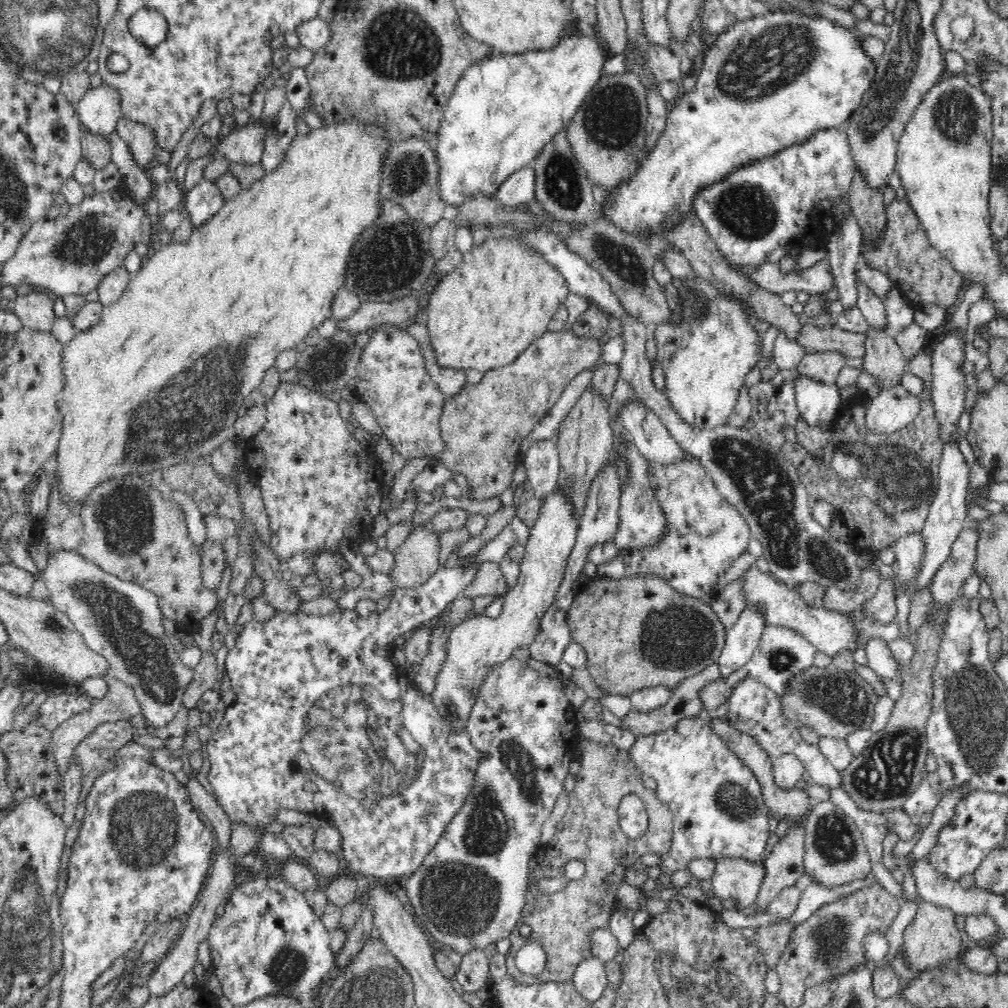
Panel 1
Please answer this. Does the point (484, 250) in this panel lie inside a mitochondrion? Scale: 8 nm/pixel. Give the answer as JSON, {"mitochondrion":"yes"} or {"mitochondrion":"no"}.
{"mitochondrion":"no"}

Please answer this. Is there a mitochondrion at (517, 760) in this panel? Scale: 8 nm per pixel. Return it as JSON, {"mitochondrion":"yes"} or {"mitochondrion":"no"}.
{"mitochondrion":"yes"}

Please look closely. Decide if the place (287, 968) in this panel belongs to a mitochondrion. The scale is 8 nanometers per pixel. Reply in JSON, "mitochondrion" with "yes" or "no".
{"mitochondrion":"yes"}

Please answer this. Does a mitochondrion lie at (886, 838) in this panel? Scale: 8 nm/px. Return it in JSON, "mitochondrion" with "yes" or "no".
{"mitochondrion":"no"}

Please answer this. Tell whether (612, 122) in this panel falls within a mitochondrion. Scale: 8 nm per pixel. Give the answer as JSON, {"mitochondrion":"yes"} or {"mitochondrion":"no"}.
{"mitochondrion":"yes"}

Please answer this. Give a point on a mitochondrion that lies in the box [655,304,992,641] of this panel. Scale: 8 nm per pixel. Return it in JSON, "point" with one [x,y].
{"point":[764,484]}

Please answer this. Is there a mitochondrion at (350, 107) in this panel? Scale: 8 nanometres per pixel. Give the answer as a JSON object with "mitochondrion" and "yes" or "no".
{"mitochondrion":"no"}

